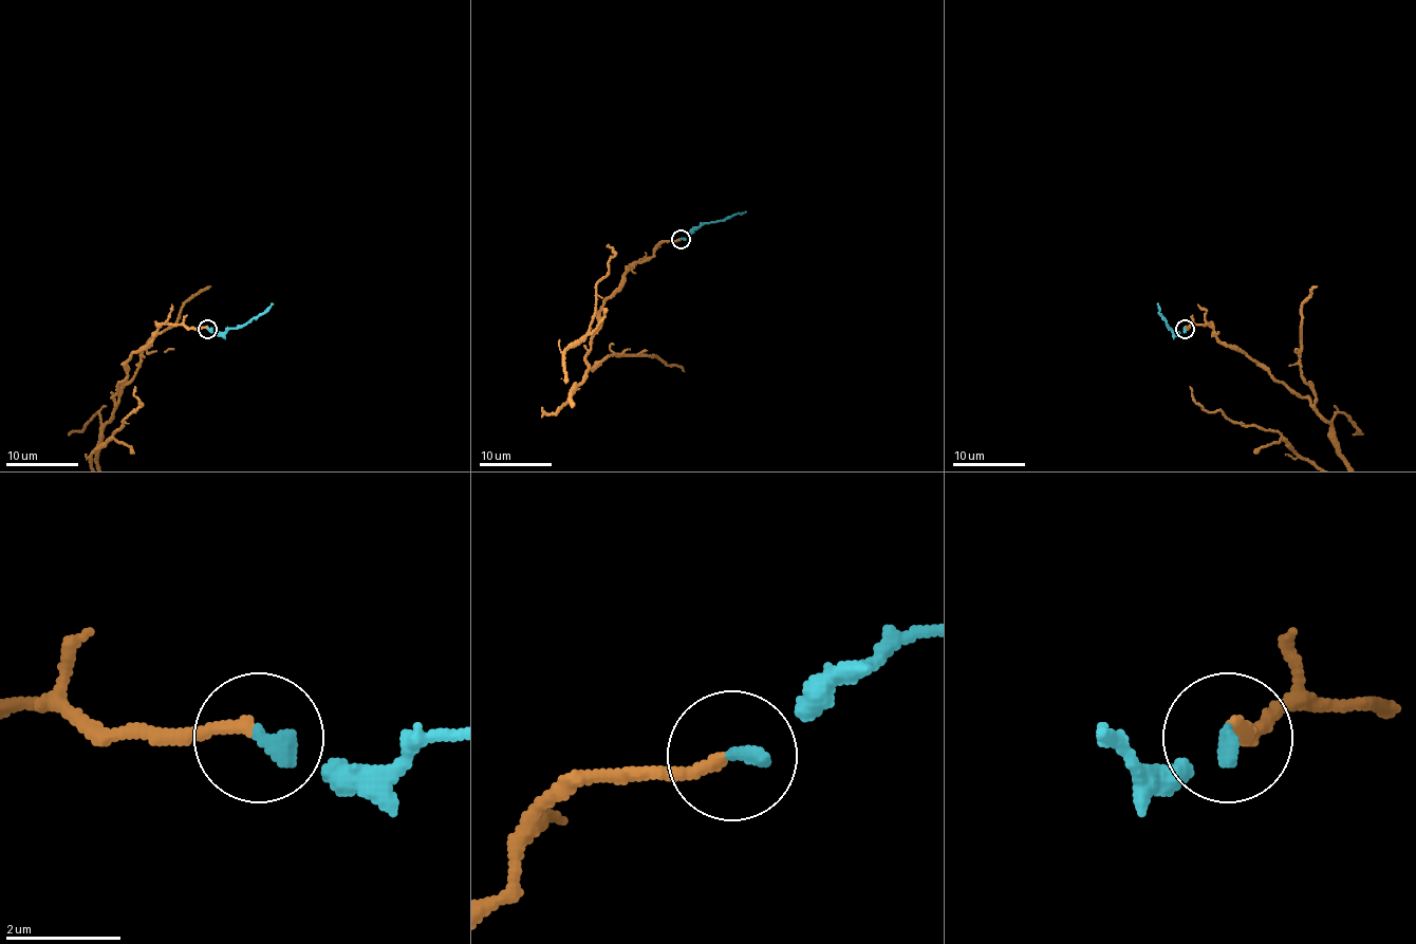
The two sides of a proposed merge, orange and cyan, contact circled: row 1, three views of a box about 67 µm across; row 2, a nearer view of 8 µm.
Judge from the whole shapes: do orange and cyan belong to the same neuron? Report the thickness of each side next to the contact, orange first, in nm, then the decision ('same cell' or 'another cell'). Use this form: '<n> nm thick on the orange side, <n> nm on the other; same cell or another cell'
200 nm thick on the orange side, 280 nm on the other; same cell

